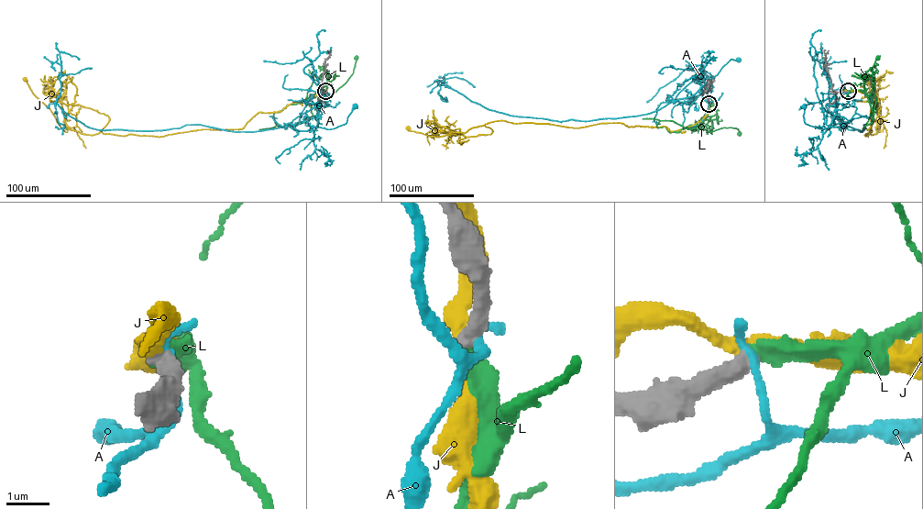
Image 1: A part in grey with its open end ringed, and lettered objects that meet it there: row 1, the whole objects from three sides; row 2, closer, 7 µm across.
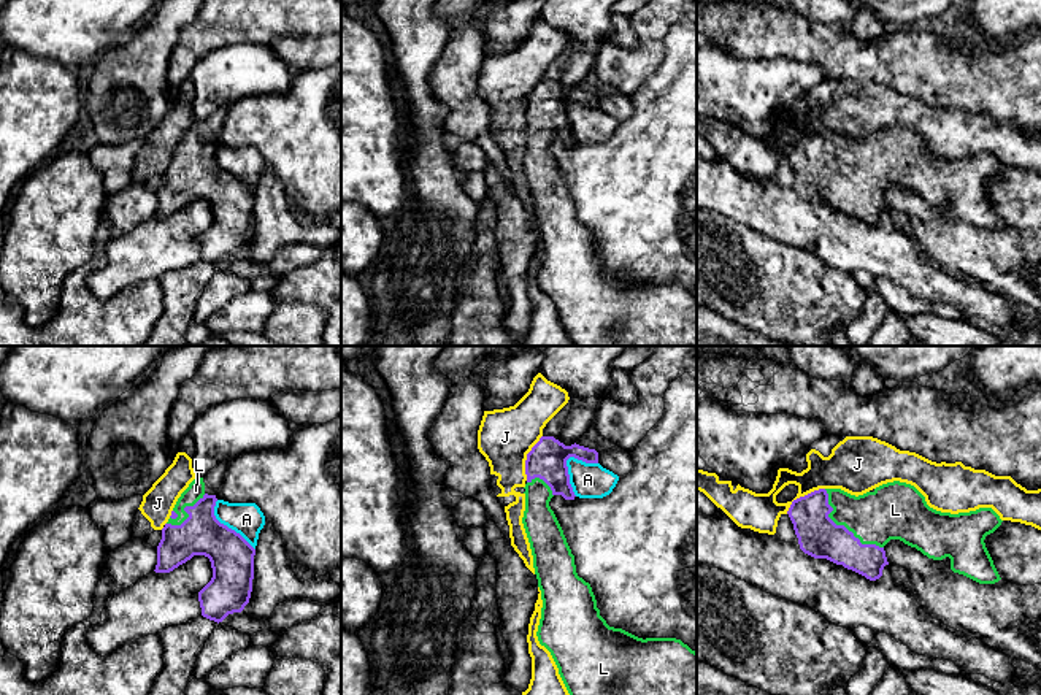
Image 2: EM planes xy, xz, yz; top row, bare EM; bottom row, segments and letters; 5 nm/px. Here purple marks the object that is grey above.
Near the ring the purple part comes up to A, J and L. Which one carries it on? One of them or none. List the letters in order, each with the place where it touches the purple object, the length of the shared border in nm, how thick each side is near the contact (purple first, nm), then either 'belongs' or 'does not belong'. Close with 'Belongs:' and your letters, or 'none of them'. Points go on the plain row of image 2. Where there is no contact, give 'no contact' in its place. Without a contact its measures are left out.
A: contact xz (568, 121); length 220 nm; calibres 190 and 180 nm; does not belong
J: contact xz (527, 102); length 240 nm; calibres 190 and 280 nm; does not belong
L: contact yz (843, 170); length 420 nm; calibres 220 and 280 nm; belongs
Belongs: L

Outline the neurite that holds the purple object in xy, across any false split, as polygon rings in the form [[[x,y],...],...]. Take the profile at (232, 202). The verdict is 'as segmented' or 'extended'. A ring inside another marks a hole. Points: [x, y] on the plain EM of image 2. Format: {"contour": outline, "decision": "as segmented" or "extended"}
{"contour": [[[195,122],[178,143],[162,173],[156,217],[170,217],[194,200],[211,206],[213,222],[198,236],[202,260],[222,267],[249,248],[255,194],[214,160],[216,140],[205,136],[203,122]]], "decision": "extended"}

